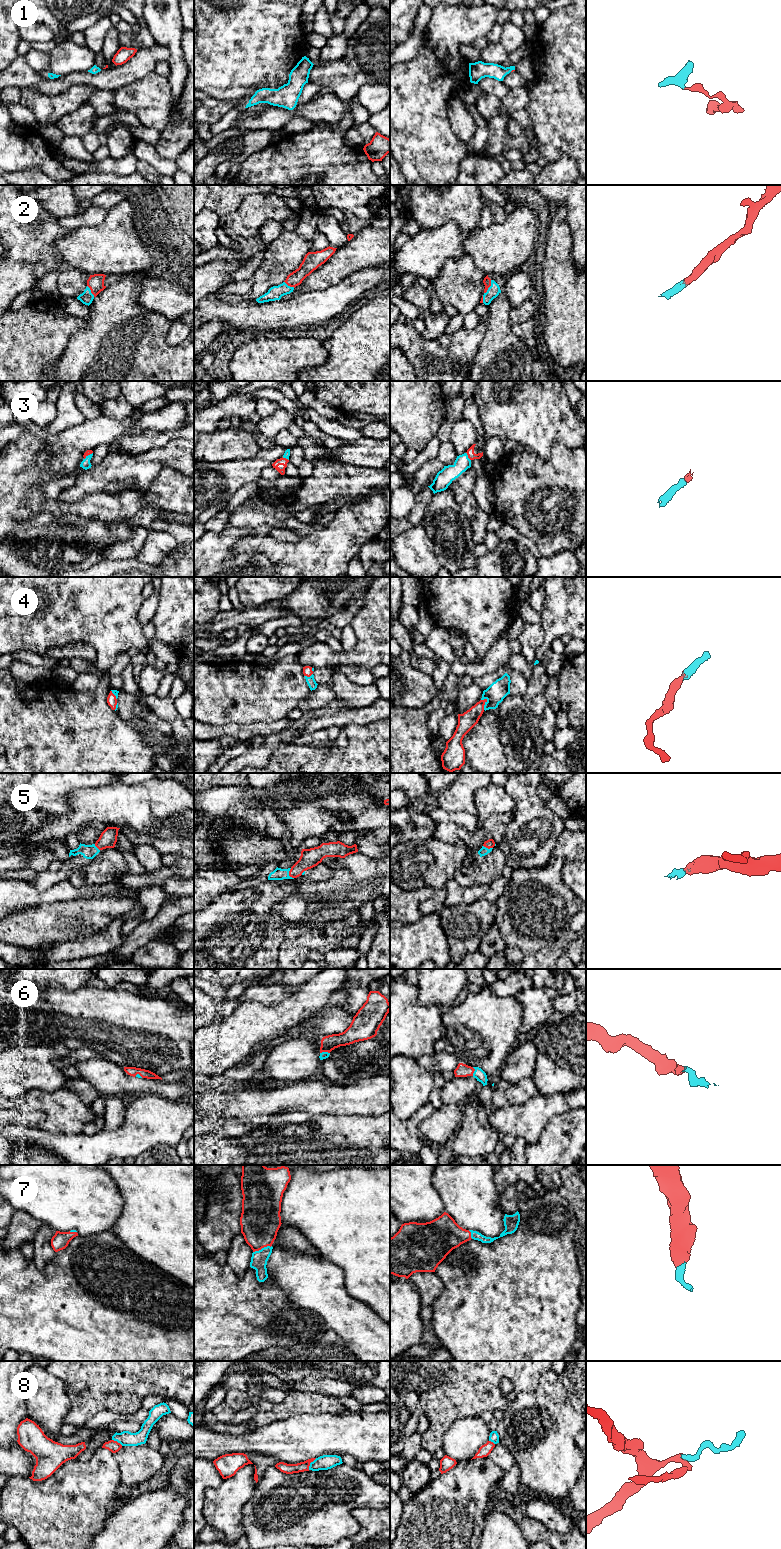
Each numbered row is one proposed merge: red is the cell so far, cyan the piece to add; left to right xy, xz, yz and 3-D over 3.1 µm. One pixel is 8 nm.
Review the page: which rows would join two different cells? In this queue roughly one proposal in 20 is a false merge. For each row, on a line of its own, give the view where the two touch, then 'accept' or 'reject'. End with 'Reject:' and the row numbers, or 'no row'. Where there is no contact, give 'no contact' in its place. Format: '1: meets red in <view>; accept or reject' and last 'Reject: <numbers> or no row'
1: meets red in yz; accept
2: meets red in yz; accept
3: meets red in yz; accept
4: meets red in yz; accept
5: meets red in xz; accept
6: meets red in xz; accept
7: meets red in xz; accept
8: meets red in xz; accept
Reject: no row

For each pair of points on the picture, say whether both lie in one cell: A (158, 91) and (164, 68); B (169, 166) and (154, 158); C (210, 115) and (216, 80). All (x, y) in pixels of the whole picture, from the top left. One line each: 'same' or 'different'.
A: different
B: same
C: different

